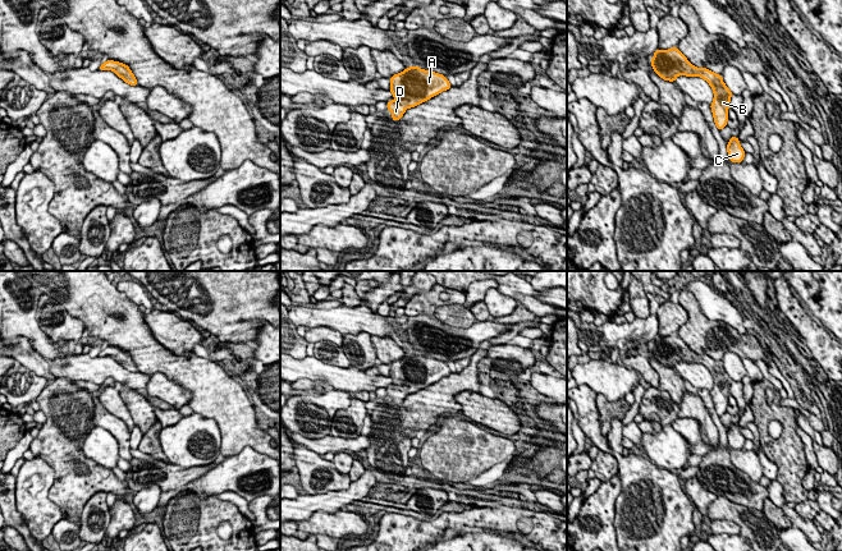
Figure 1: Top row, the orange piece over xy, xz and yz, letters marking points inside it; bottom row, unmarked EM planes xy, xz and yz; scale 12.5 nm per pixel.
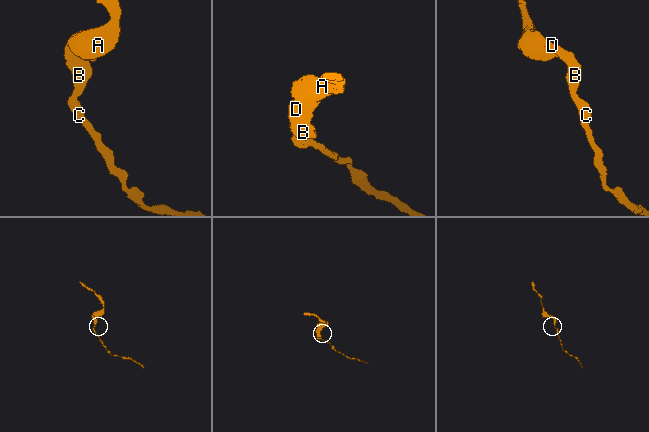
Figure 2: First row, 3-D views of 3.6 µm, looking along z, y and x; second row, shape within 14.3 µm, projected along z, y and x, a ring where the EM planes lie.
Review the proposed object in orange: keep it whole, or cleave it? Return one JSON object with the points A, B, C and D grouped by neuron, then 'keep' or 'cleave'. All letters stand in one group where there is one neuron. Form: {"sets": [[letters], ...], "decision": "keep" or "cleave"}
{"sets": [["A", "B", "C", "D"]], "decision": "keep"}

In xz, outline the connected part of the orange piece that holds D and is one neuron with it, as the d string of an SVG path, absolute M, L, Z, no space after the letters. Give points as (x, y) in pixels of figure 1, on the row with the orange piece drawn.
M412 65L390 78L389 91L397 101L389 100L386 109L392 111L392 119L398 121L407 109L415 107L450 87L445 75Z

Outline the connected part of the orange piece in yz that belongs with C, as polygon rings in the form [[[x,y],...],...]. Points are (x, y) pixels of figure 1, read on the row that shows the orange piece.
[[[736,137],[729,138],[727,151],[728,151],[728,159],[732,162],[742,162],[746,153],[743,148],[740,146],[740,139]]]

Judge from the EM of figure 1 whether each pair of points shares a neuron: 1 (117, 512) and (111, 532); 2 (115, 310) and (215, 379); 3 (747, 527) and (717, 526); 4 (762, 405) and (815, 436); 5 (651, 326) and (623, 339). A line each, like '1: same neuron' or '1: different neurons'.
1: same neuron
2: same neuron
3: different neurons
4: different neurons
5: same neuron

